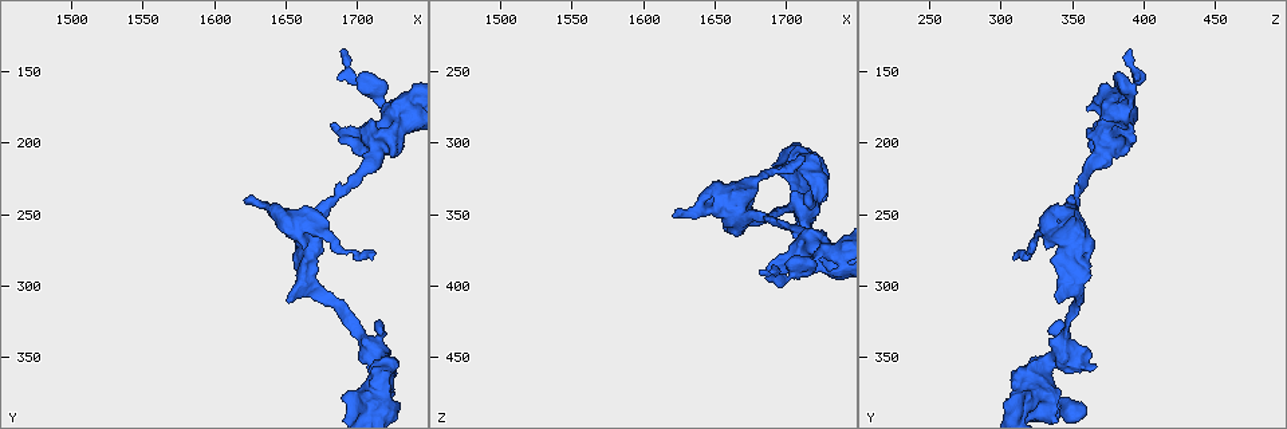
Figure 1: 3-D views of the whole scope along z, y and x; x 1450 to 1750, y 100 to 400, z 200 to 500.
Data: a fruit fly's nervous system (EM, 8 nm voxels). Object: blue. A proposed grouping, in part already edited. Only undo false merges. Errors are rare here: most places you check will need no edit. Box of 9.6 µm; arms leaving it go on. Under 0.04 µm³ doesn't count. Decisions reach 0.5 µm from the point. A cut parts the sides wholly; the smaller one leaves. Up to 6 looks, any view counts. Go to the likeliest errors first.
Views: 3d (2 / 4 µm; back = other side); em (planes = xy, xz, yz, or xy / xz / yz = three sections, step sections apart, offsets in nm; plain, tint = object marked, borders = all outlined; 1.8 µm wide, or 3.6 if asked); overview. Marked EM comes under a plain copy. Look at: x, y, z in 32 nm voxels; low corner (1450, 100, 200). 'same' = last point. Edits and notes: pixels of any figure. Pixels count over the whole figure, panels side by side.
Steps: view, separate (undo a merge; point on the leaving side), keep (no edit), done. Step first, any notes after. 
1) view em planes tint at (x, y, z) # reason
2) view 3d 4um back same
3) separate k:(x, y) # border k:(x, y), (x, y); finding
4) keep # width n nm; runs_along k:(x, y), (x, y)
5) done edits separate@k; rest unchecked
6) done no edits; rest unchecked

view 3d 2um back at (1718, 204, 376) # a fork

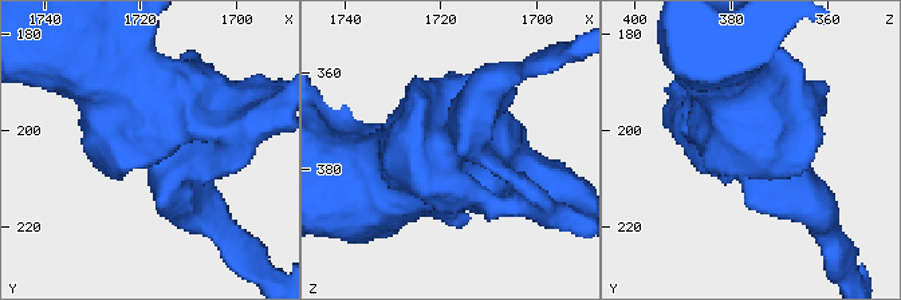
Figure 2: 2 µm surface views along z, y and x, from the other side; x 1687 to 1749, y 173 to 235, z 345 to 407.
view em xz step 16 tint at (1718, 202, 375)

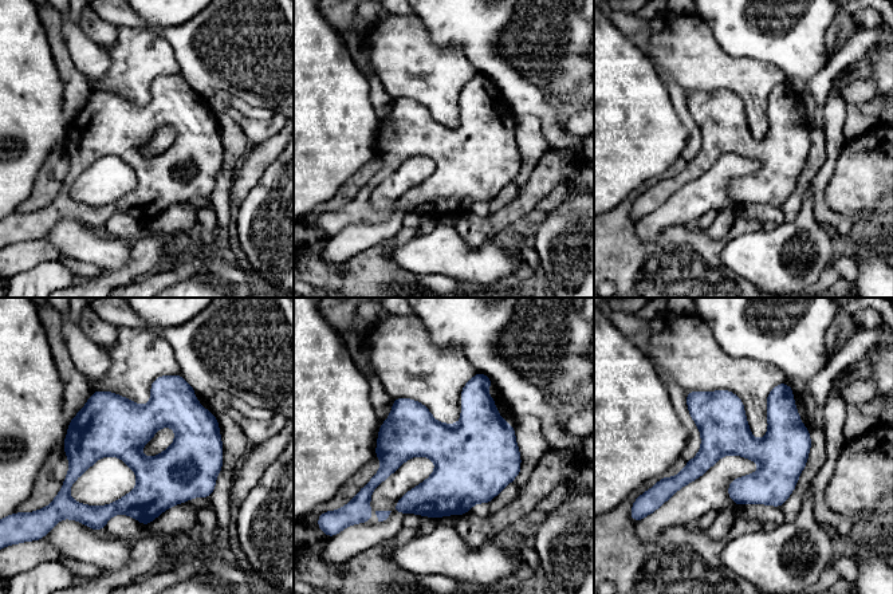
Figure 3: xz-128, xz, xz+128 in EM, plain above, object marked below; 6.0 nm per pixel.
view em planes tint same

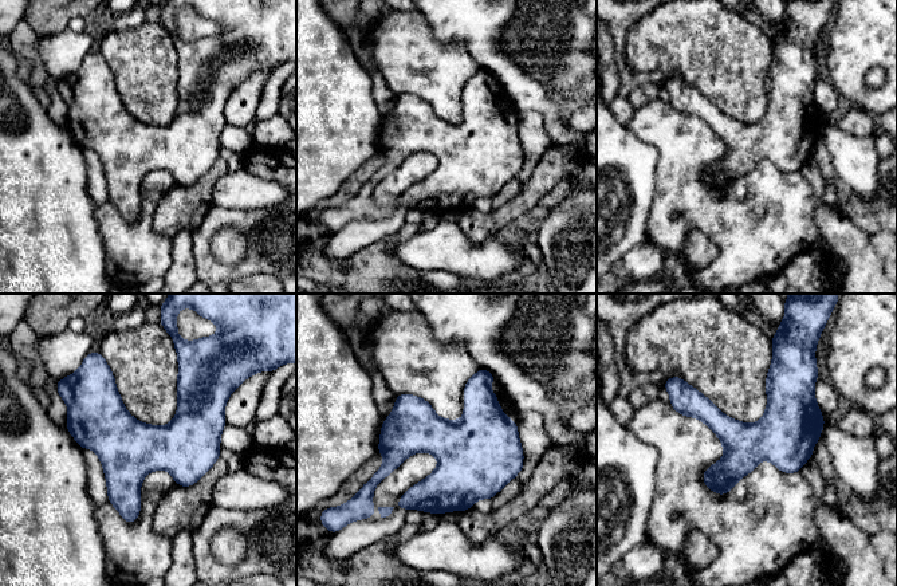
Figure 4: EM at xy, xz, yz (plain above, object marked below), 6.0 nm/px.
keep # width 280 nm; all the same neuron

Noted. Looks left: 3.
view 3d 2um at (1714, 346, 336) # sharp bend

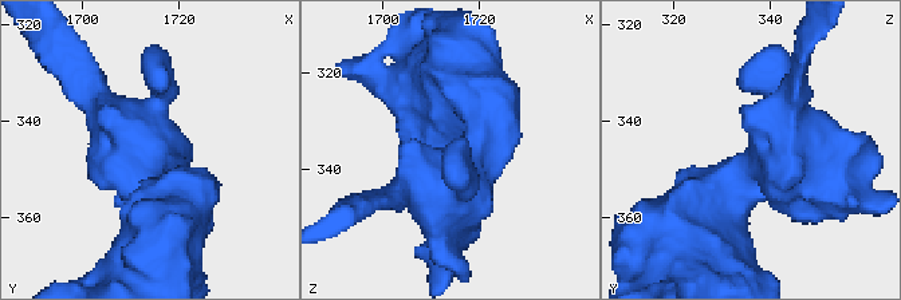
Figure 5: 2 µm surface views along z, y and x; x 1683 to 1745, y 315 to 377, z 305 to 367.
view em yz step 8 tint at (1713, 346, 337) # need the tissue

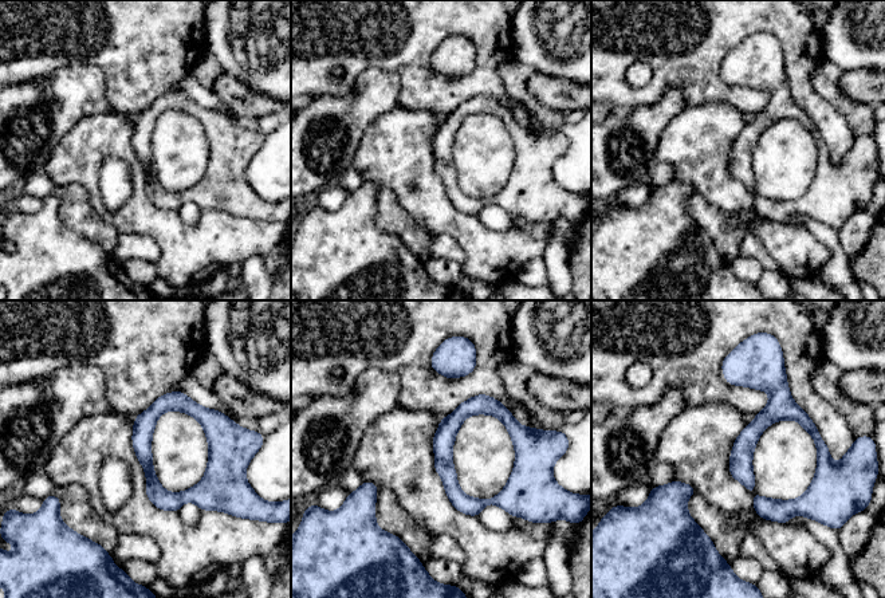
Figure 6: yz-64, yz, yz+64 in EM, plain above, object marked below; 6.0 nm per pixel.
view em planes tint same

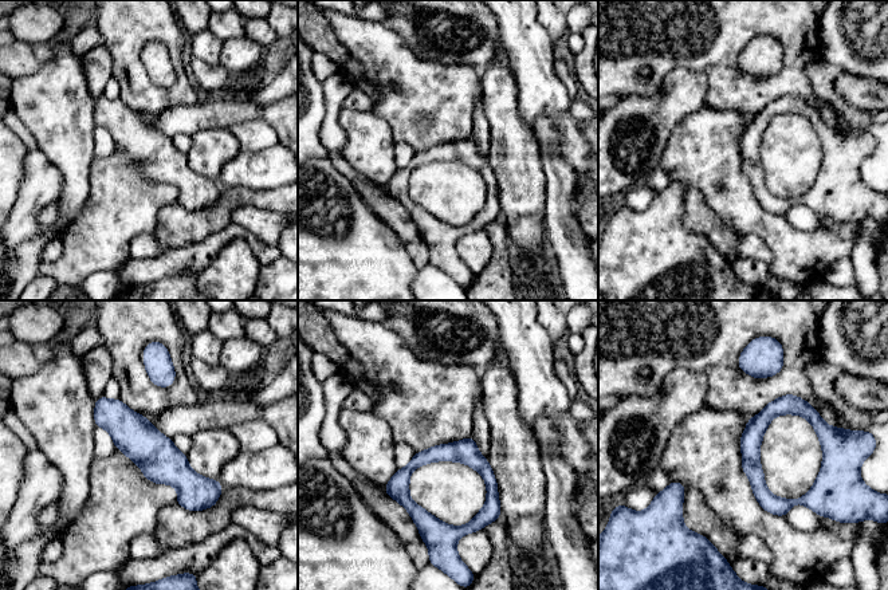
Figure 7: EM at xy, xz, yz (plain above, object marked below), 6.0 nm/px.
keep # runs_along 7:(98, 402), (197, 492), (216, 492); one neuron here

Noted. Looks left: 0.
done no edits; rest unchecked

